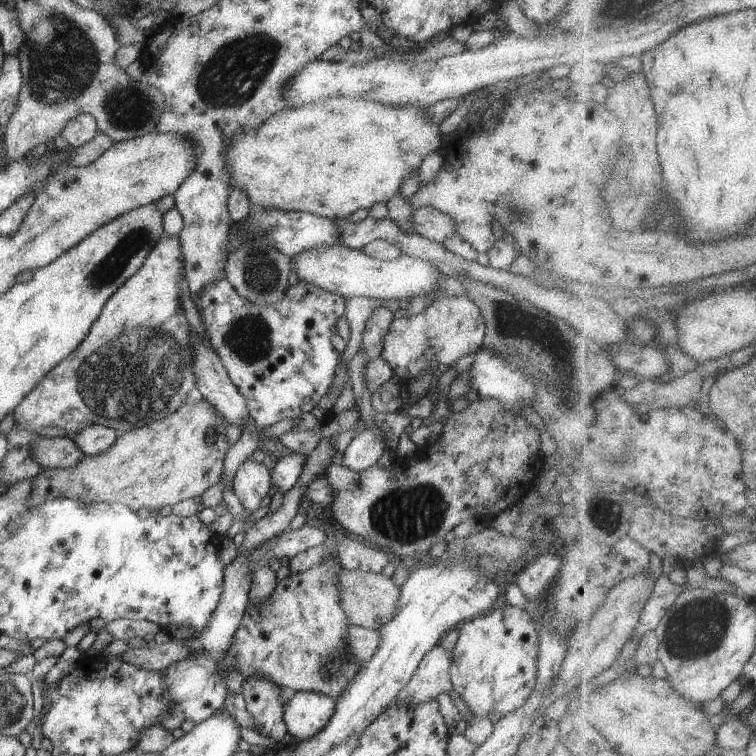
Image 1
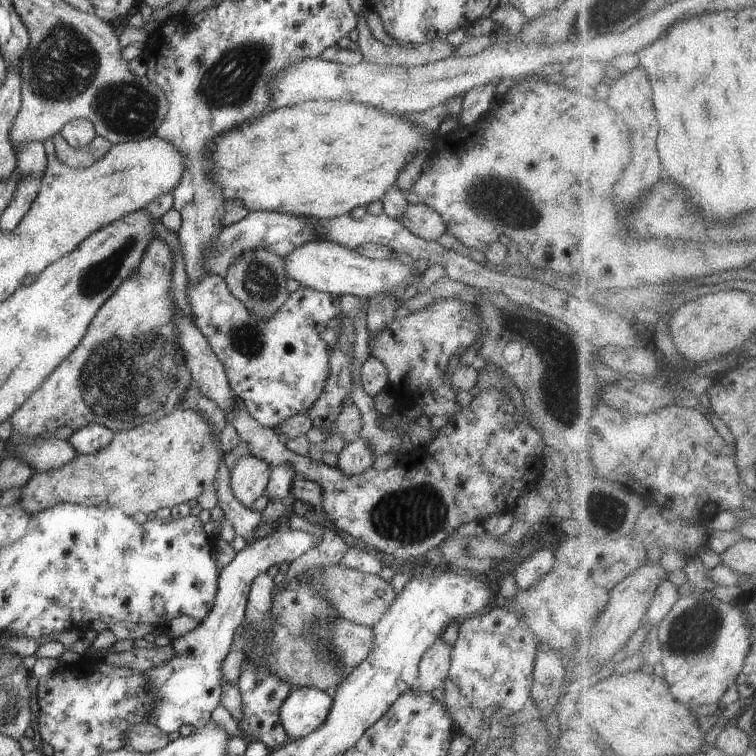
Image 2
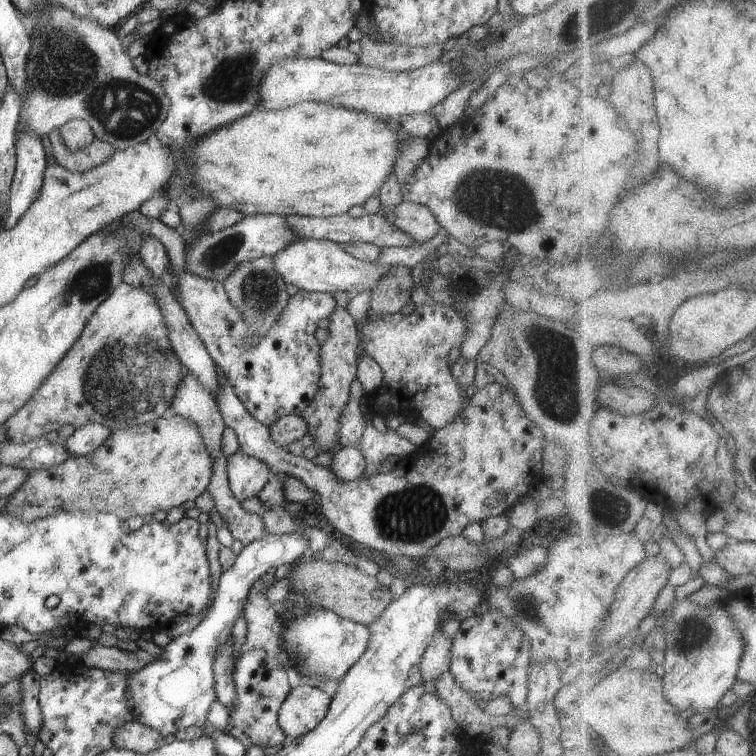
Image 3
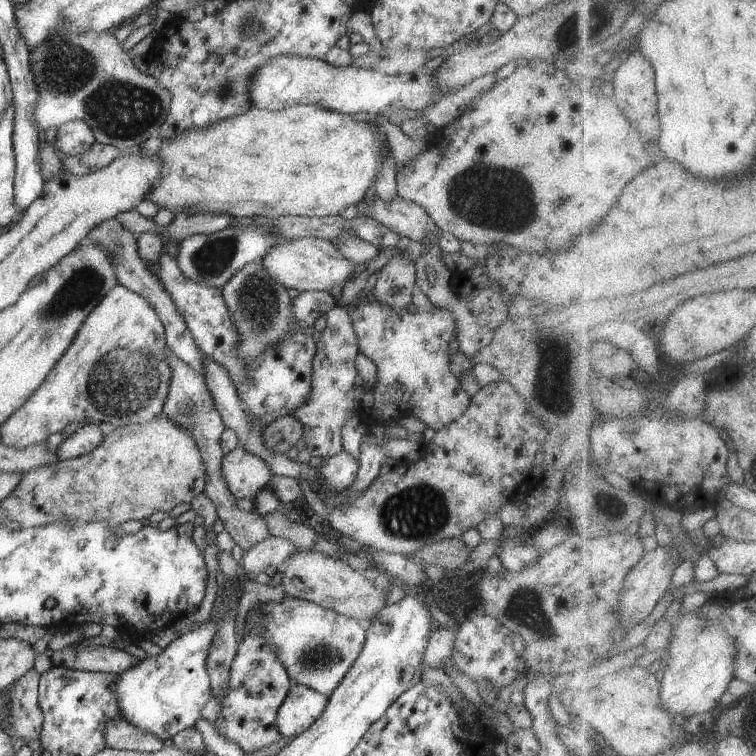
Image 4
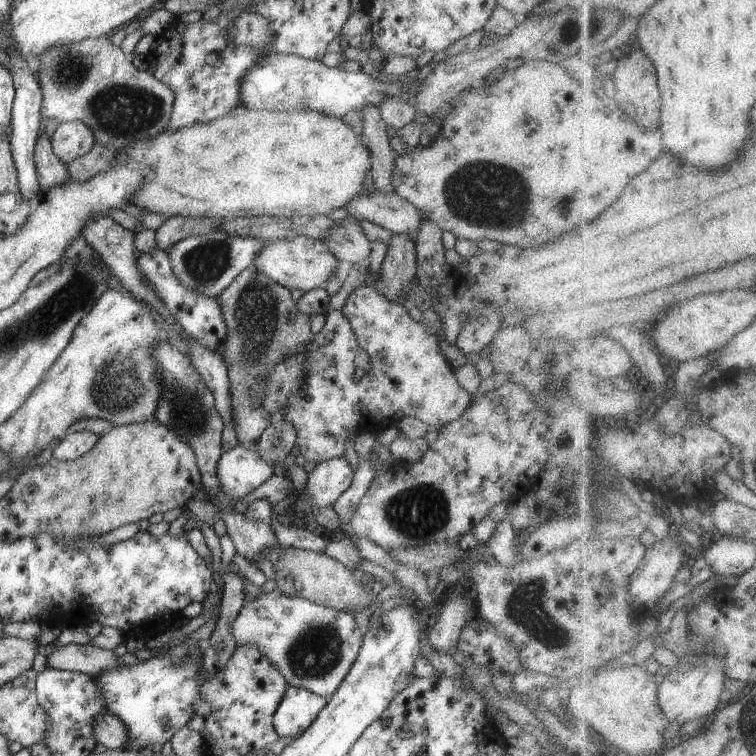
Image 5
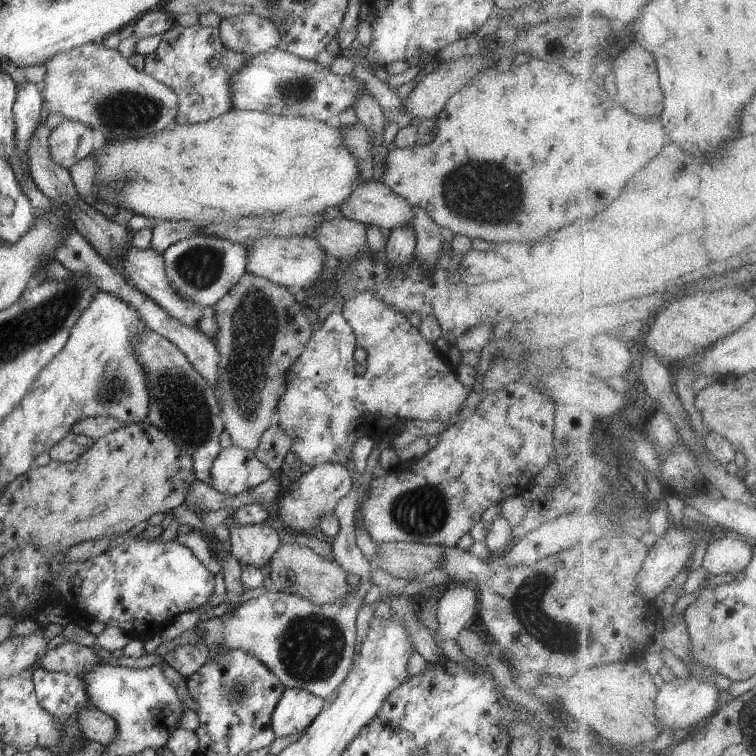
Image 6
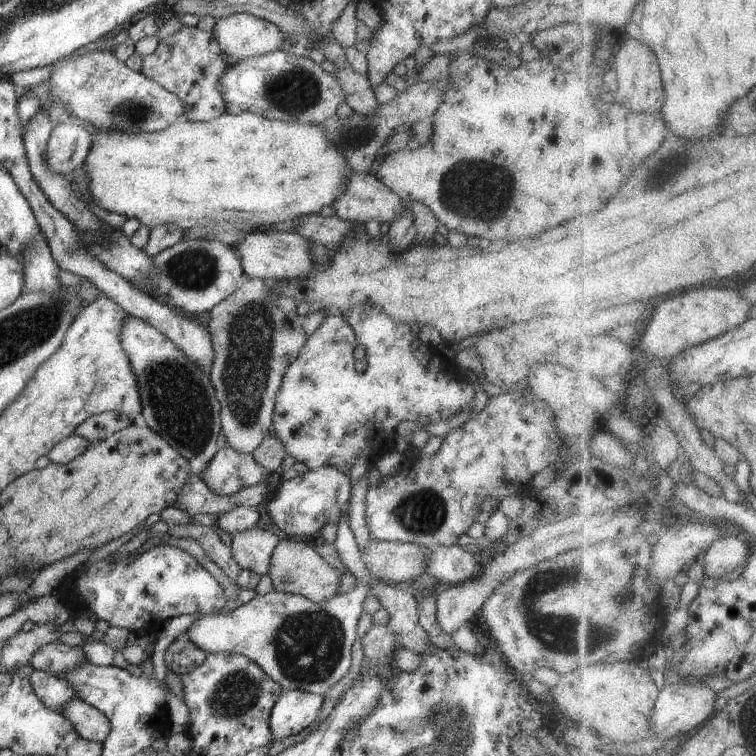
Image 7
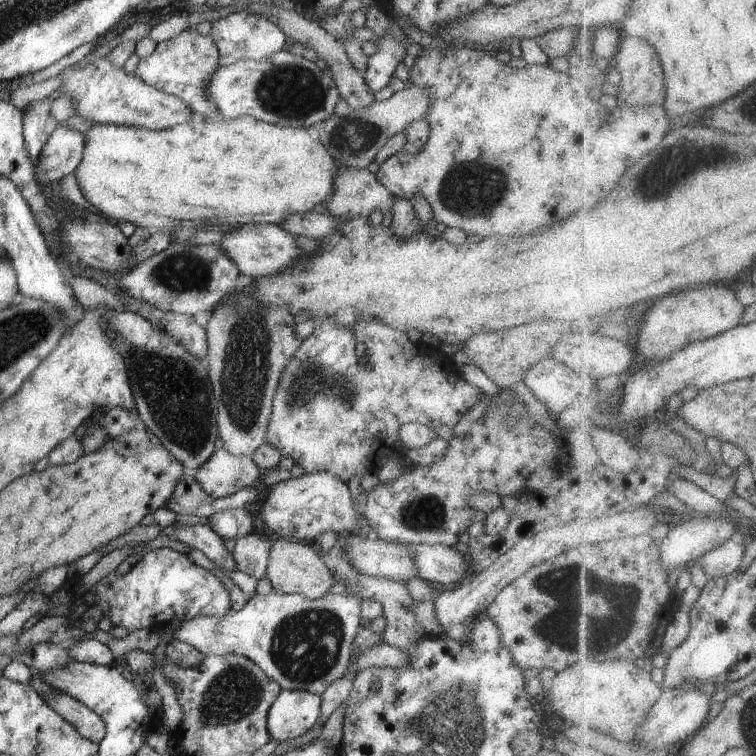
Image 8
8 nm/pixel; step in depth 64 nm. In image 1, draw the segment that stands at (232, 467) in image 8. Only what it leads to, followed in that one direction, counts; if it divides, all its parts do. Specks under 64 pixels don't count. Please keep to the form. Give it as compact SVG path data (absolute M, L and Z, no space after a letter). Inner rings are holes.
M249 459L240 466L230 483L233 494L249 513L261 508L262 500L269 496L270 486L272 482L268 468Z

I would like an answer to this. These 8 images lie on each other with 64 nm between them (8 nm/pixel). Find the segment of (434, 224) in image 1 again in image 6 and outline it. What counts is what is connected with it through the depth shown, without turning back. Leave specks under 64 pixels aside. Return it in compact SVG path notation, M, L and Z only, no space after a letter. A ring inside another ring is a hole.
M380 180L356 182L352 194L338 208L348 220L388 230L411 225L414 216L412 206Z

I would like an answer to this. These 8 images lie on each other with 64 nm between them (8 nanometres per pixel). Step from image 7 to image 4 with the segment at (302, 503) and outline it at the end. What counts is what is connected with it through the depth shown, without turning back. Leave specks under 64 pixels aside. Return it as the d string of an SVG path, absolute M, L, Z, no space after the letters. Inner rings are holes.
M343 450L338 455L324 460L318 470L329 491L338 494L352 487L359 470L359 461Z

